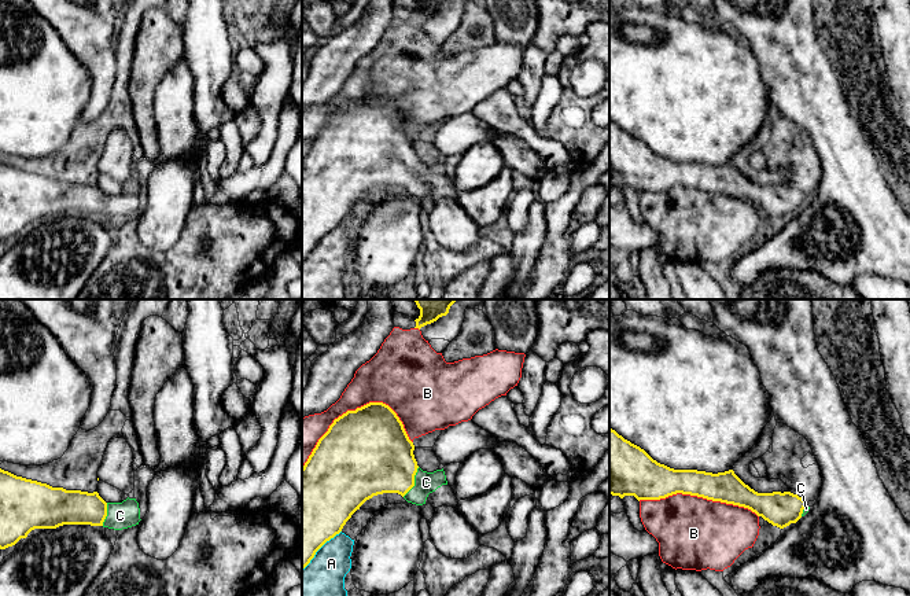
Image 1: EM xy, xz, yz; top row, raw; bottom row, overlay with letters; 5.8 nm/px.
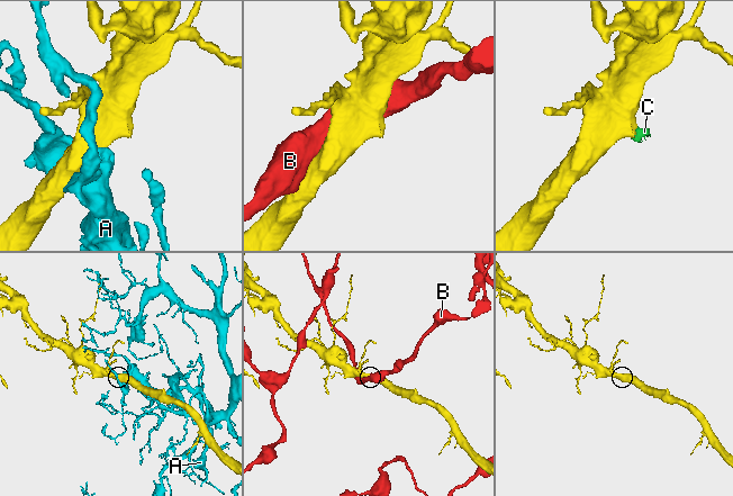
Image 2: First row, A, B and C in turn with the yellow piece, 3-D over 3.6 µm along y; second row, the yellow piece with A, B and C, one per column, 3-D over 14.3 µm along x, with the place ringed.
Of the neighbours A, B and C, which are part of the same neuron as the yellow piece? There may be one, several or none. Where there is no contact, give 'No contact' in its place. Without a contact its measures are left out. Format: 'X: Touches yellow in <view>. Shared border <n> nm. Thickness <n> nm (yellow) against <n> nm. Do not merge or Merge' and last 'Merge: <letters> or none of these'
A: Touches yellow in xz. Shared border 340 nm. Thickness 480 nm (yellow) against 240 nm. Do not merge
B: Touches yellow in xz. Shared border 650 nm. Thickness 500 nm (yellow) against 280 nm. Do not merge
C: Touches yellow in xz. Shared border 200 nm. Thickness 400 nm (yellow) against 130 nm. Merge
Merge: C

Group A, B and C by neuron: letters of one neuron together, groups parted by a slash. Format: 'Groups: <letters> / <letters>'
Groups: A / B / C

